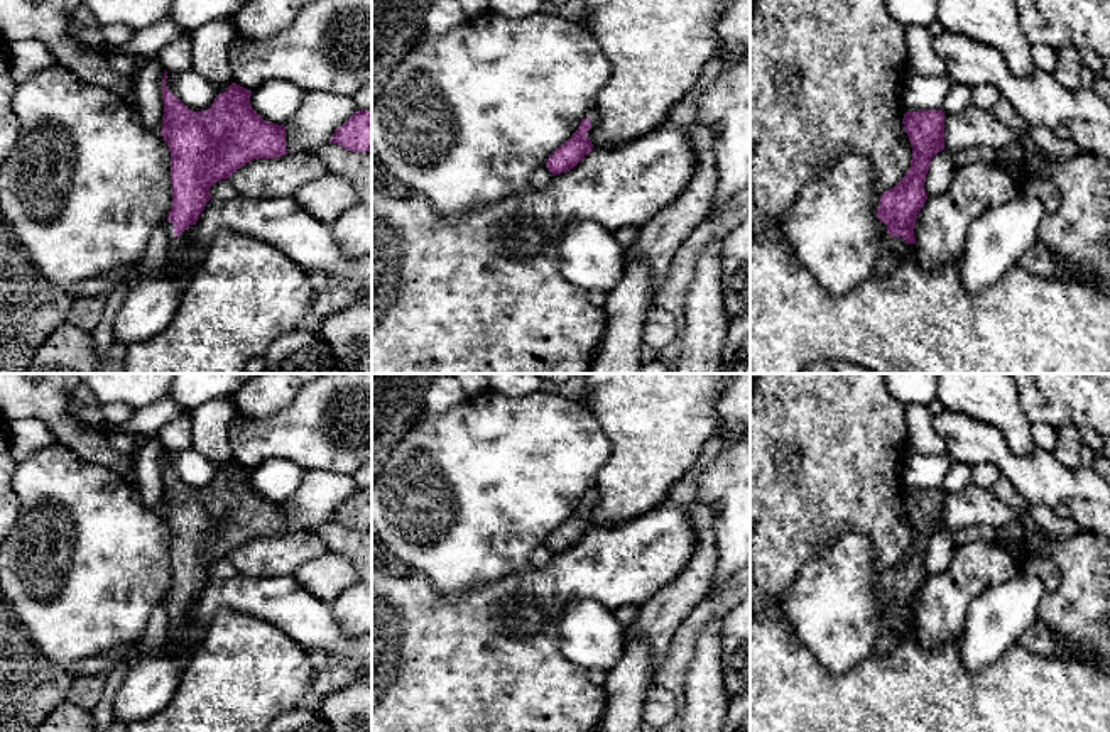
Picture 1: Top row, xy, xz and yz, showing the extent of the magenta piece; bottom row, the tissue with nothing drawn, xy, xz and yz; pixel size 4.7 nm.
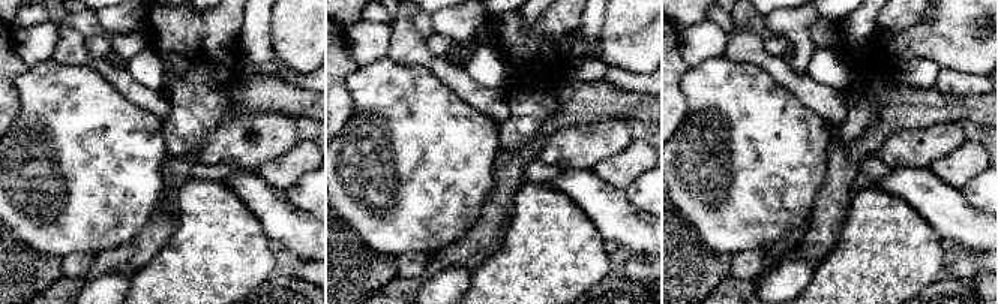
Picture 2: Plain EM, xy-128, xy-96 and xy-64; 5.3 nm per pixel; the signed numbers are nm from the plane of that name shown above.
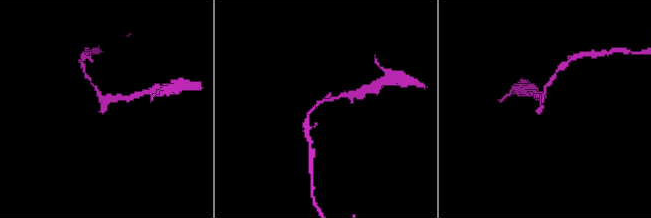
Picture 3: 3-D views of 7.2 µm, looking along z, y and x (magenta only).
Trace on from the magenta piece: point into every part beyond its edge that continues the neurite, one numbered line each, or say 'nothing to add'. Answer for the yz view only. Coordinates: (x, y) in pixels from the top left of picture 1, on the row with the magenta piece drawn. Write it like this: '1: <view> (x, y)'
1: yz (897, 244)

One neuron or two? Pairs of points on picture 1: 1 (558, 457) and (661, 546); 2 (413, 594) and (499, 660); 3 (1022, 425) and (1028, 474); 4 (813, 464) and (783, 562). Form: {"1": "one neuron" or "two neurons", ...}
{"1": "two neurons", "2": "one neuron", "3": "two neurons", "4": "one neuron"}

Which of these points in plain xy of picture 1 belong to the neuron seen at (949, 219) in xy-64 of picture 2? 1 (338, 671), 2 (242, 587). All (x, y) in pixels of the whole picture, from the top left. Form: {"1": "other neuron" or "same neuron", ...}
{"1": "other neuron", "2": "same neuron"}

